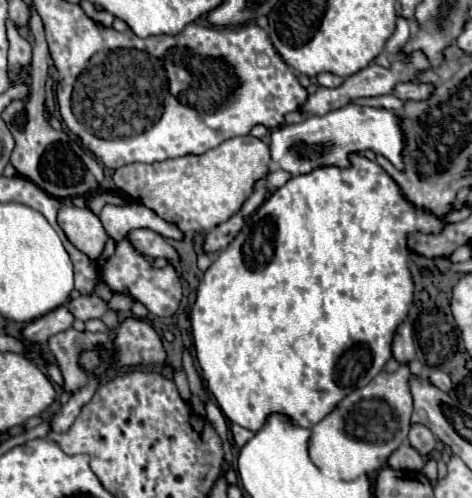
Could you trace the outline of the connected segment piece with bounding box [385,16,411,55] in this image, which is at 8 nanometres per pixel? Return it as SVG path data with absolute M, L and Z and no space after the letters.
M398 16L396 28L393 35L386 43L386 50L390 54L398 54L400 49L404 46L411 34L410 22L405 18Z

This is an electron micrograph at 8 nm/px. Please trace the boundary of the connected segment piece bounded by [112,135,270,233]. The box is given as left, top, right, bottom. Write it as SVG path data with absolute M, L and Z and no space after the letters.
M252 135L228 139L202 155L184 155L160 163L130 163L114 171L116 187L136 203L174 223L182 233L210 231L240 211L254 181L268 175L268 145Z

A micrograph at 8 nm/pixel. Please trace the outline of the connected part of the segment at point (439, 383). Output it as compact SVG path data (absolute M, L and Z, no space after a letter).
M432 371L430 375L428 375L428 381L434 385L434 387L438 387L440 391L444 391L444 393L450 393L452 391L452 381L450 381L450 377L444 373L444 371Z

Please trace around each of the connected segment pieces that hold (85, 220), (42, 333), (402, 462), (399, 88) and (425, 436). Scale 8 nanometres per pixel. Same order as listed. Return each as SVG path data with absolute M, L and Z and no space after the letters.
M64 205L58 211L58 225L66 233L68 241L90 259L98 259L104 251L108 235L100 219L90 209Z
M62 305L62 307L46 313L46 315L42 315L40 319L30 321L20 331L20 335L22 335L22 339L26 343L38 343L40 345L40 343L46 343L52 335L56 335L56 333L66 331L68 327L72 327L72 321L74 321L72 313L68 311L68 307Z
M402 443L390 457L388 457L388 465L392 469L408 469L408 471L420 471L424 465L424 459L408 445Z
M398 83L392 89L392 95L402 101L408 101L408 99L420 101L420 99L428 99L428 95L432 93L432 87L434 87L432 83Z
M412 425L410 427L410 433L408 433L408 441L410 445L422 455L422 457L428 457L428 453L434 449L436 445L436 437L432 435L432 431L424 425Z

